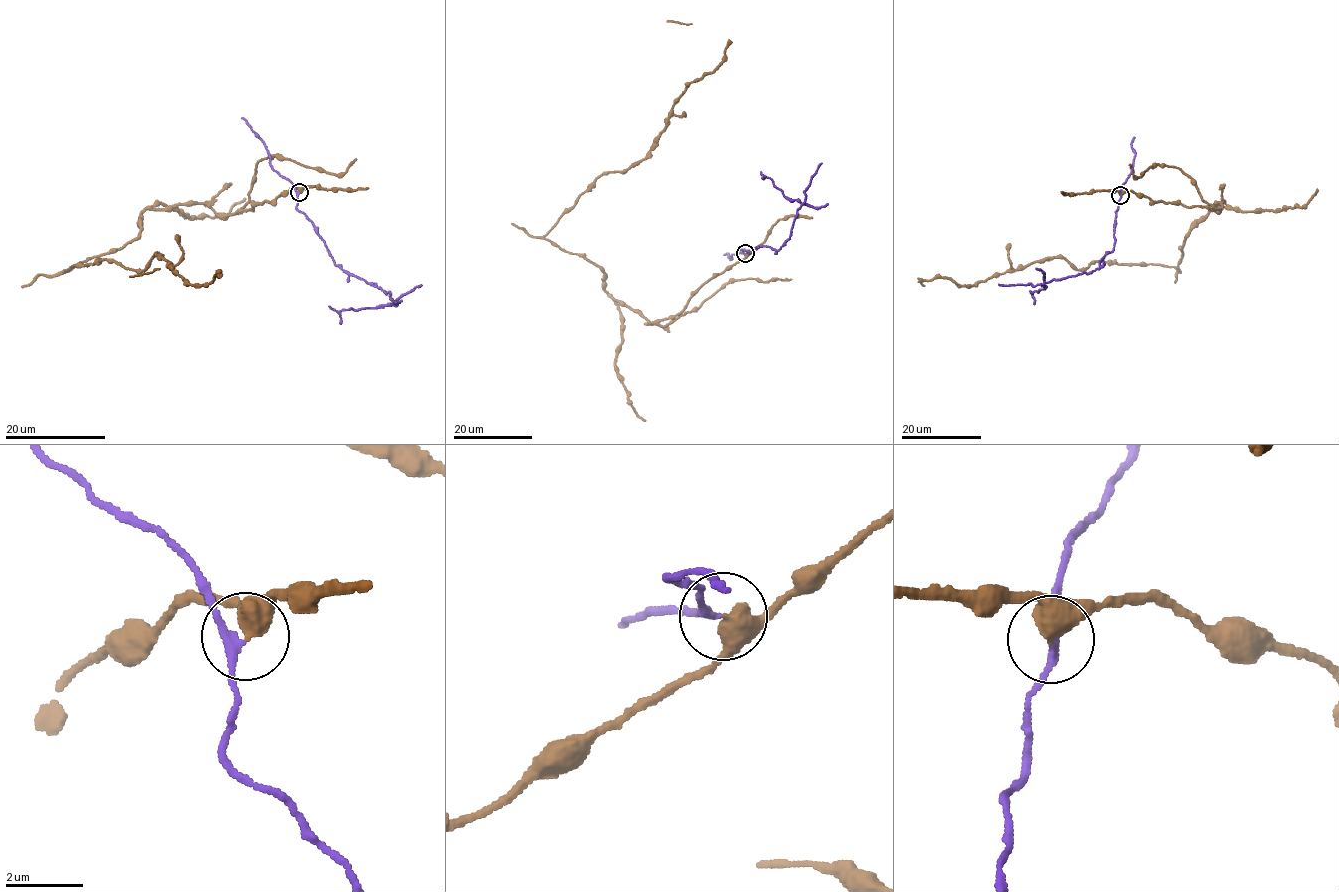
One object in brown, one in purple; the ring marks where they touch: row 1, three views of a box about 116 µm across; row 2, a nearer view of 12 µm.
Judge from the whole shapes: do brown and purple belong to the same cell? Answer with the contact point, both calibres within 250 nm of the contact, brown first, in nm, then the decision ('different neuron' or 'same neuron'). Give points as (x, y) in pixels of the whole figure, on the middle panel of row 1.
place (745, 253); calibres 440 and 180 nm; different neuron

